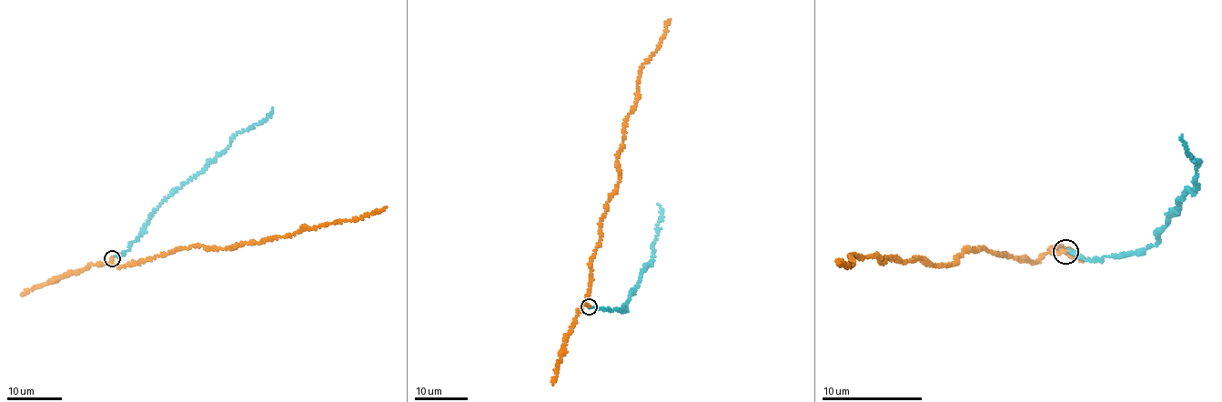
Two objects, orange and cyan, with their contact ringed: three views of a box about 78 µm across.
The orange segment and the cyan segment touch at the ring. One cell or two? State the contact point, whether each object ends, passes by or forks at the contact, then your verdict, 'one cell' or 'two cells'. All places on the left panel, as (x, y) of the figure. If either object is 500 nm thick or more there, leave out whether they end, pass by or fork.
at (112, 258); orange ends there; cyan ends there; two cells

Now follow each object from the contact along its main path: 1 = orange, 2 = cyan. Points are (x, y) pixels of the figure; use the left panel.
1: (112, 258), (110, 262), (121, 267), (195, 246), (234, 248), (386, 208)
2: (111, 257), (124, 254), (142, 233), (162, 200), (226, 149), (234, 135), (267, 117), (272, 108)

